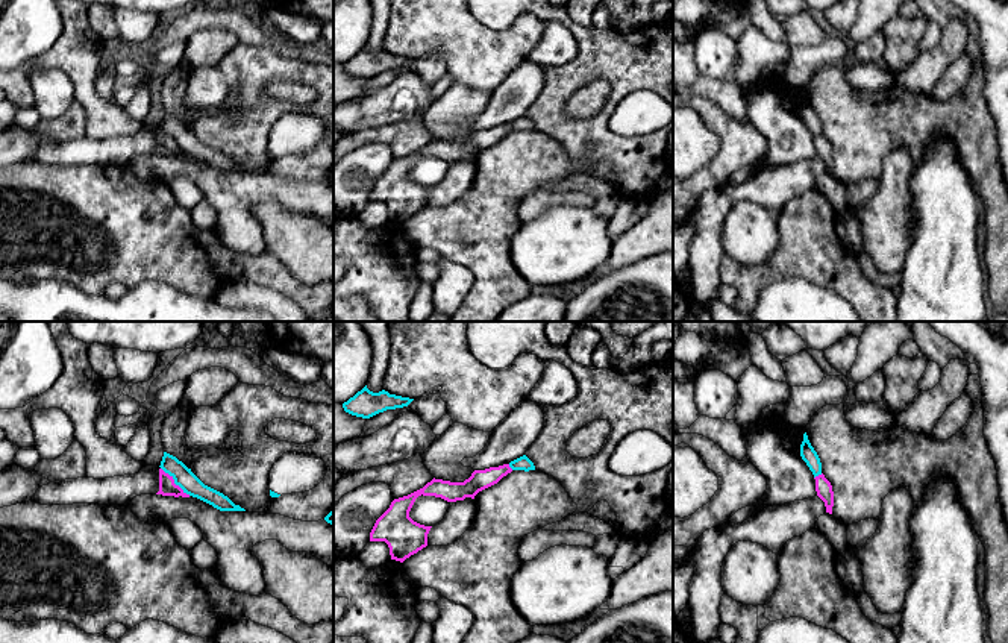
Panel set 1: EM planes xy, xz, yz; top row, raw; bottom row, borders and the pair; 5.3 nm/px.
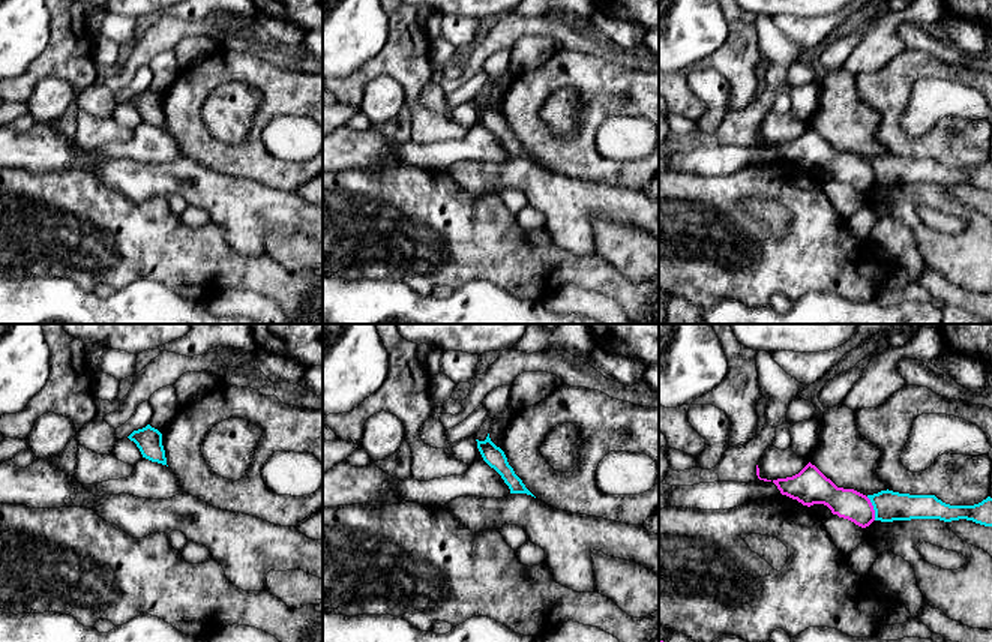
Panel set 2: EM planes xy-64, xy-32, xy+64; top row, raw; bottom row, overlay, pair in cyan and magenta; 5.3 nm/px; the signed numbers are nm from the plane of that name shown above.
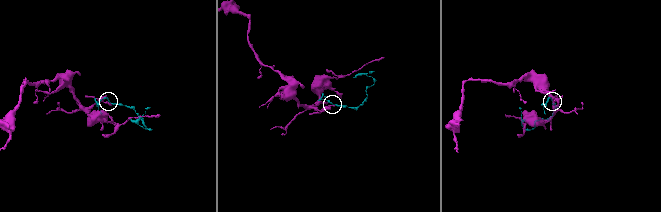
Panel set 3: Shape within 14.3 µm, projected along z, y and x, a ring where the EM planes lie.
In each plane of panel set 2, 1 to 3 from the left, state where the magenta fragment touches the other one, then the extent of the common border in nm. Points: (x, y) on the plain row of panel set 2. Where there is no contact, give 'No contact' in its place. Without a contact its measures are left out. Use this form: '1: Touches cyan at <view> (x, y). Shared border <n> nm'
1: No contact
2: No contact
3: Touches cyan at xy+64 (874, 173). Shared border 140 nm

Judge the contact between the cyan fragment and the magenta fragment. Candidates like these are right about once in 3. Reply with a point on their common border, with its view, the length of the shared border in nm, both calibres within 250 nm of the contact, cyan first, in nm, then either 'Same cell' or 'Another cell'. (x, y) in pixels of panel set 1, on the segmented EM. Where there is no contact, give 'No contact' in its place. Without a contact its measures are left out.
Touches cyan at xy (175, 483). Shared border 220 nm. Thickness 100 nm (cyan) against 90 nm. Another cell

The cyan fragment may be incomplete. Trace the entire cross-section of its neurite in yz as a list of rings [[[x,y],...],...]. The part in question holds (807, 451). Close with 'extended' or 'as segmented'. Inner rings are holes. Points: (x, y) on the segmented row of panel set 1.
[[[806,432],[803,434],[803,441],[800,444],[800,456],[806,463],[809,470],[812,472],[814,478],[822,475],[820,458],[817,452],[814,450],[814,447],[811,446]]]; as segmented

